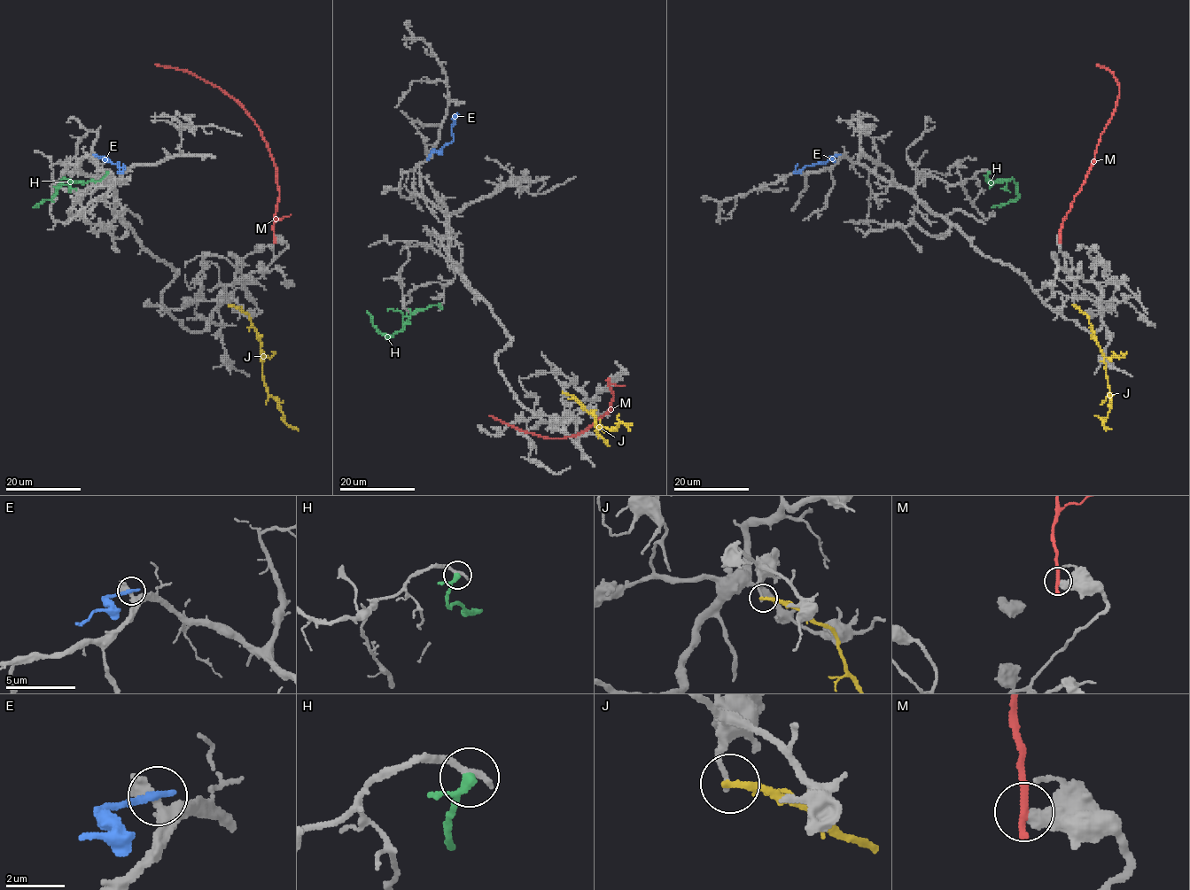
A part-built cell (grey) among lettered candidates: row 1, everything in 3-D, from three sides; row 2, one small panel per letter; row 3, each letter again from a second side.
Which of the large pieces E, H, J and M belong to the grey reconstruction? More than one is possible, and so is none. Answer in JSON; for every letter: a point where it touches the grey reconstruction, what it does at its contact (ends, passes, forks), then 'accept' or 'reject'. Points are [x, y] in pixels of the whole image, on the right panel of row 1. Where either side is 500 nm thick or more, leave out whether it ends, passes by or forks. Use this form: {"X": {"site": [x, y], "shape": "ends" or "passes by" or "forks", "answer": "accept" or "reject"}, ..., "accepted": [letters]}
{"E": {"site": [838, 154], "shape": "ends", "answer": "reject"}, "H": {"site": [988, 173], "shape": "passes by", "answer": "reject"}, "J": {"site": [1074, 305], "shape": "passes by", "answer": "reject"}, "M": {"site": [1060, 240], "shape": "ends", "answer": "reject"}, "accepted": []}

